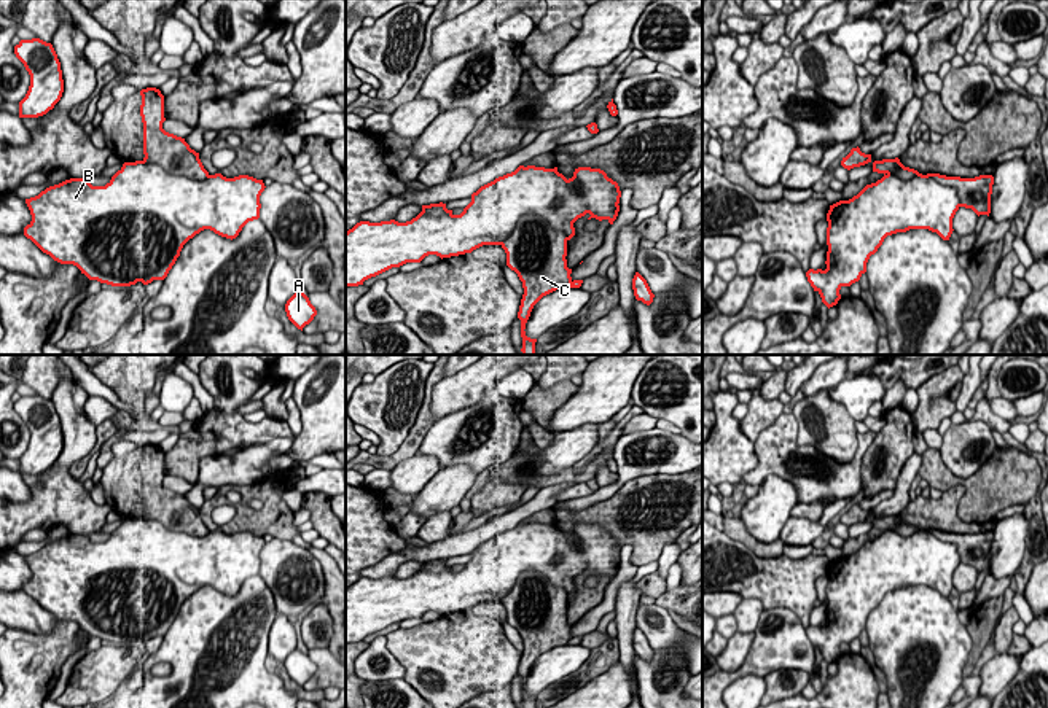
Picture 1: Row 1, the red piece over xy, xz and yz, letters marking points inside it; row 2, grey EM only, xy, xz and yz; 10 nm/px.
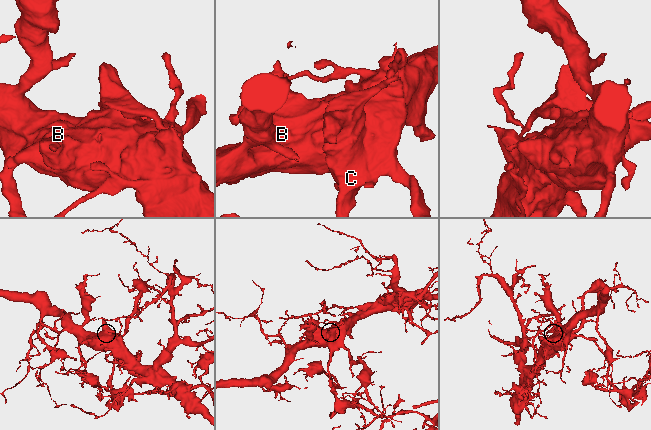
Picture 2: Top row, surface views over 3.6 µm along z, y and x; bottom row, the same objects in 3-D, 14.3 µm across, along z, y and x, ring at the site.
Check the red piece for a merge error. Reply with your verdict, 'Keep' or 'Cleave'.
Cleave

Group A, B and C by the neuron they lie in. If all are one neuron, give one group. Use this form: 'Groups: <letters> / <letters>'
Groups: A B / C

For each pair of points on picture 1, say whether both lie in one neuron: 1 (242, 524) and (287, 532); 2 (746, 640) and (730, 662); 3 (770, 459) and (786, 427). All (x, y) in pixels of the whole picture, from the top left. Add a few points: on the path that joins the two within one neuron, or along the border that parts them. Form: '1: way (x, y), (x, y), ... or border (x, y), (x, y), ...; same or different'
1: way (254, 524), (276, 524); same
2: way (741, 645), (733, 657); same
3: way (778, 451), (782, 435); same

